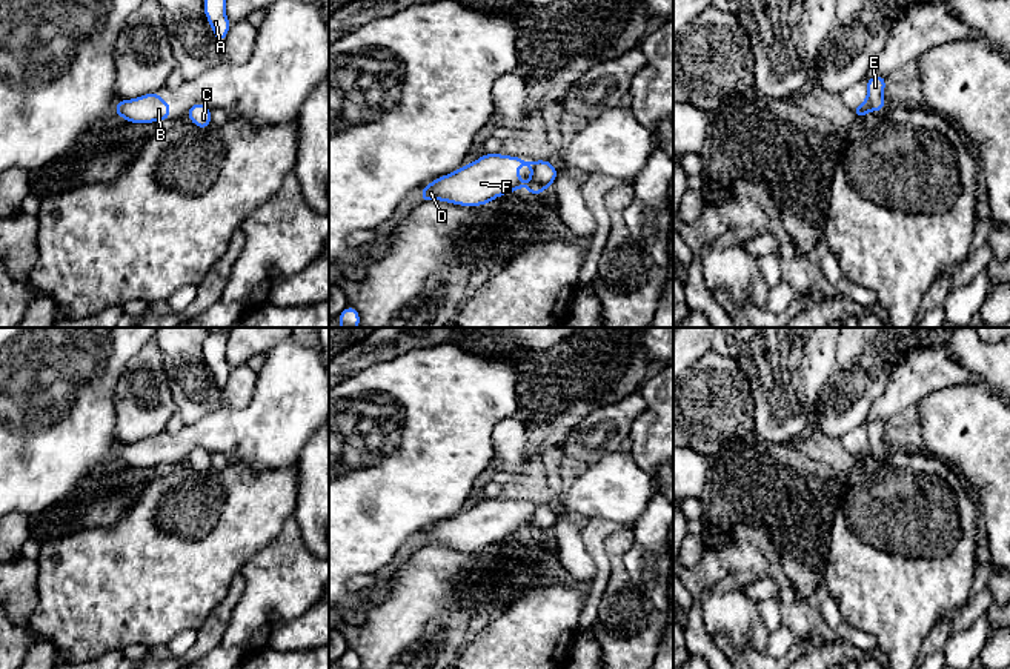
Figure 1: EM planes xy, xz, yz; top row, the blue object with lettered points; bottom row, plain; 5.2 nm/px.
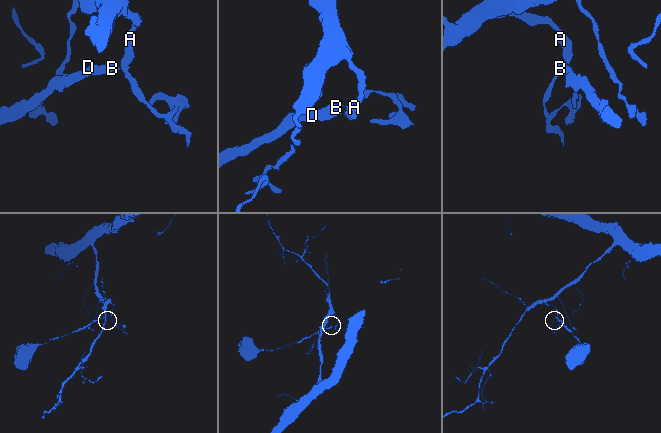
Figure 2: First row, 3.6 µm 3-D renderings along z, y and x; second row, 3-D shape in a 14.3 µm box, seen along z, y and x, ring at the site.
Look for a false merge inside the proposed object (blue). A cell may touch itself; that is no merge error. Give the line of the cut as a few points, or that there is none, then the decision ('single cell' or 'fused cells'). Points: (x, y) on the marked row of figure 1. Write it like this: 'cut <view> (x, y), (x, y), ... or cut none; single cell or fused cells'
cut xz (535, 162), (532, 166); fused cells

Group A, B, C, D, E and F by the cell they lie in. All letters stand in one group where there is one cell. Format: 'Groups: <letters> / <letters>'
Groups: A C E / B D F

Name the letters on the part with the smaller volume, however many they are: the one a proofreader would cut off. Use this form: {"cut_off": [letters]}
{"cut_off": ["B", "D", "F"]}

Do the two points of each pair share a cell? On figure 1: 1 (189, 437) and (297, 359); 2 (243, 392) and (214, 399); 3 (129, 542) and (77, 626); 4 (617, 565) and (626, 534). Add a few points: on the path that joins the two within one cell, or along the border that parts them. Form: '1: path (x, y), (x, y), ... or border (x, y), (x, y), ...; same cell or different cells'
1: path (220, 431), (239, 431), (280, 389); same cell
2: border (223, 388), (226, 405); different cells
3: path (129, 563), (89, 605); same cell
4: path (617, 557), (617, 545), (620, 542); same cell

